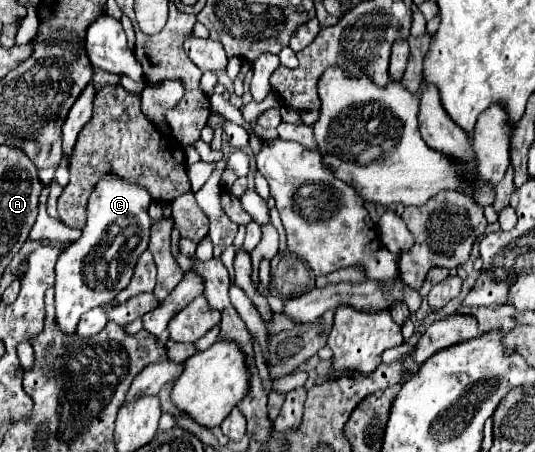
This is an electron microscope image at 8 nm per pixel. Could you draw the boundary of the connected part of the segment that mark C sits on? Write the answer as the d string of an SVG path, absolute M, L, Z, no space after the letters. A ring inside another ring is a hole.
M114 172L100 176L88 198L88 220L82 236L72 242L56 262L56 322L64 334L74 334L82 314L96 306L104 306L128 286L138 256L148 246L150 192ZM106 236L106 242L104 242Z

